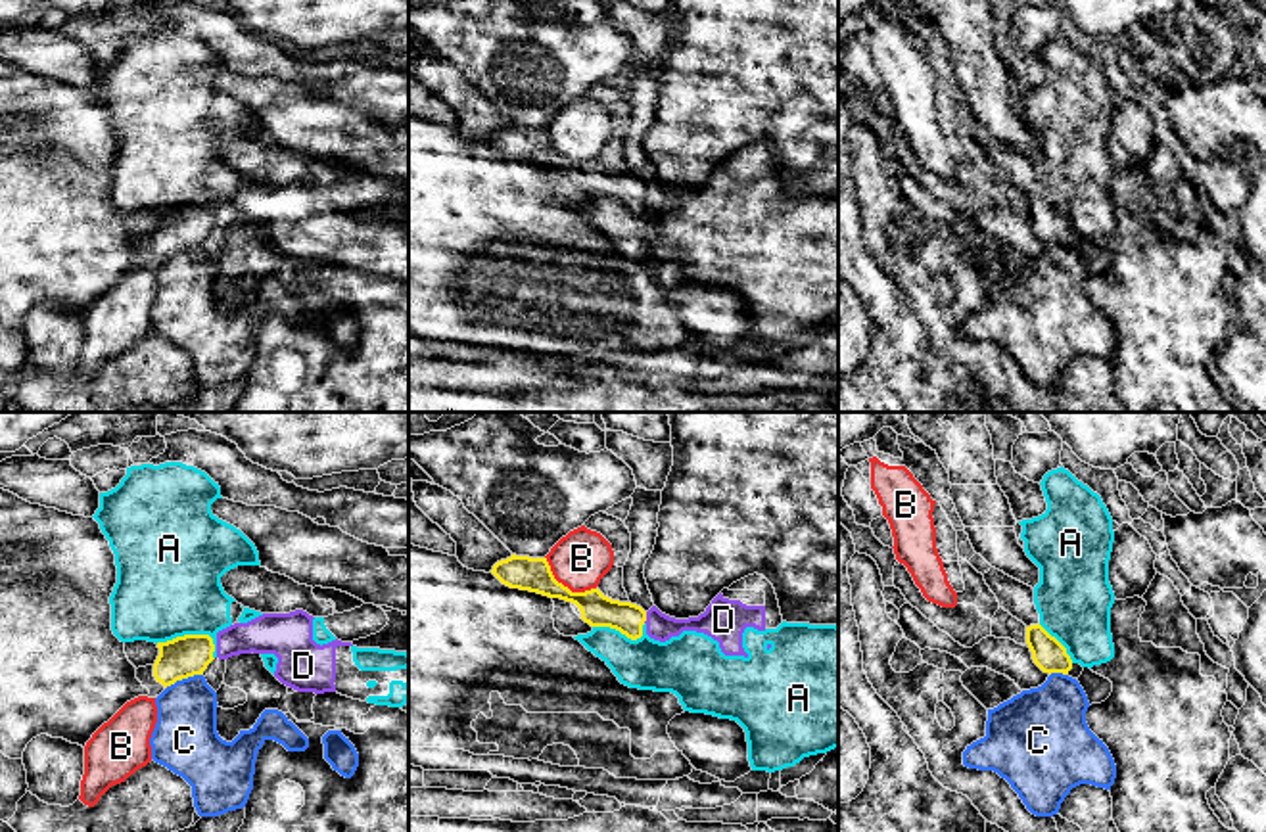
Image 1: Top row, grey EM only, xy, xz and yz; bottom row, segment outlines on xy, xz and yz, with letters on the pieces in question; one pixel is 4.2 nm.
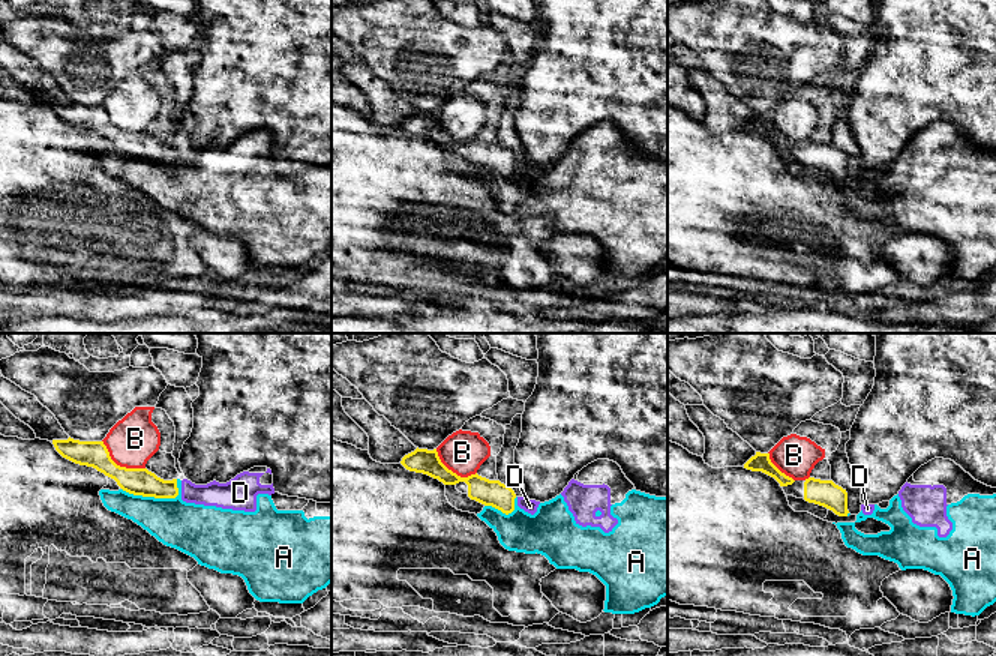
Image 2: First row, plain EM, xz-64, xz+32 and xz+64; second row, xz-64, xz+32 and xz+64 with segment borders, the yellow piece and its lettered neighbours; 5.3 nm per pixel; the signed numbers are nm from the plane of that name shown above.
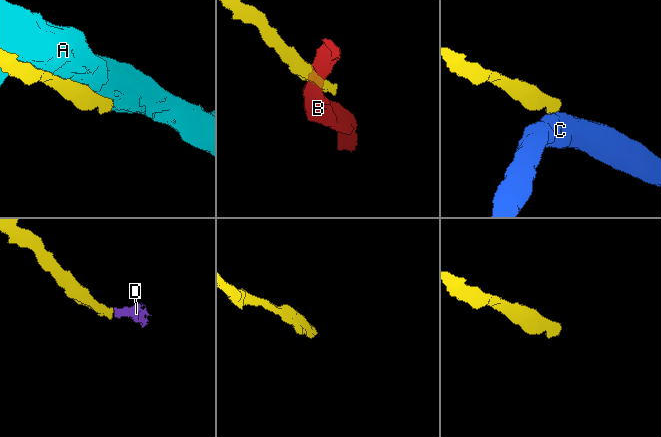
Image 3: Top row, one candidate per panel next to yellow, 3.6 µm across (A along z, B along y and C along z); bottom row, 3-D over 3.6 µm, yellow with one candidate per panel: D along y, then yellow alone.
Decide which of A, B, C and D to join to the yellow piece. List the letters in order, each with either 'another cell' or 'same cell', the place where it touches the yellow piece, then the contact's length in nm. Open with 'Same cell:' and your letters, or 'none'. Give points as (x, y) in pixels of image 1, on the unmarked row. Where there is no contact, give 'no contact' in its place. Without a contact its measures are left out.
Same cell: D
A: another cell | xy (190, 206) | 260 nm
B: another cell | xz (562, 156) | 260 nm
C: another cell | xy (183, 248) | 170 nm
D: same cell | xz (645, 188) | 50 nm

